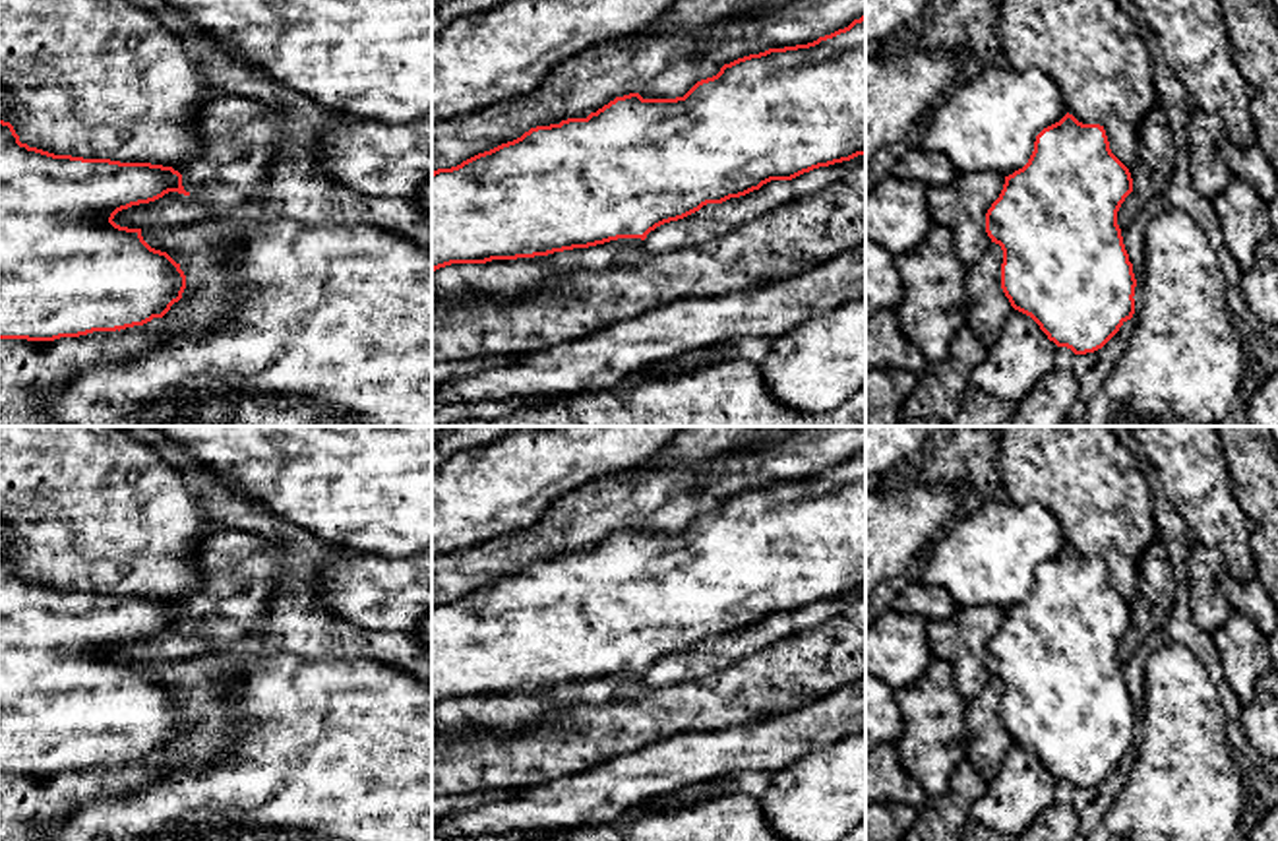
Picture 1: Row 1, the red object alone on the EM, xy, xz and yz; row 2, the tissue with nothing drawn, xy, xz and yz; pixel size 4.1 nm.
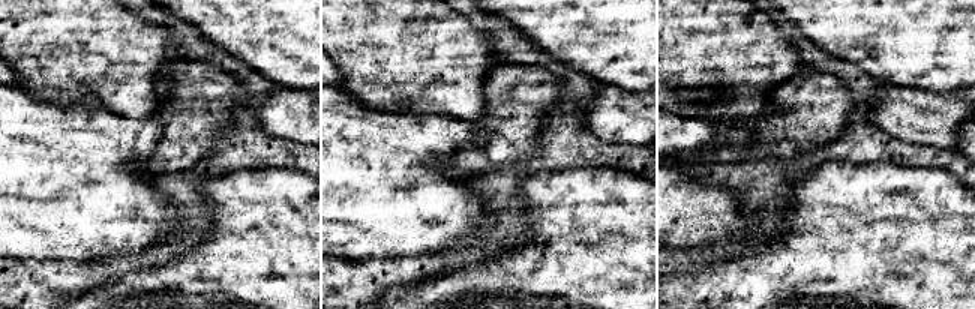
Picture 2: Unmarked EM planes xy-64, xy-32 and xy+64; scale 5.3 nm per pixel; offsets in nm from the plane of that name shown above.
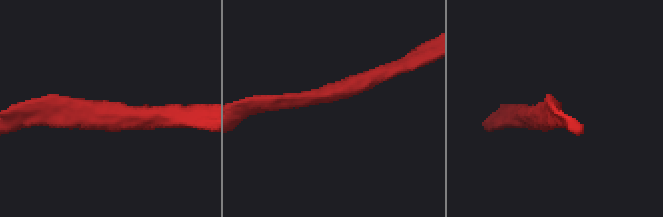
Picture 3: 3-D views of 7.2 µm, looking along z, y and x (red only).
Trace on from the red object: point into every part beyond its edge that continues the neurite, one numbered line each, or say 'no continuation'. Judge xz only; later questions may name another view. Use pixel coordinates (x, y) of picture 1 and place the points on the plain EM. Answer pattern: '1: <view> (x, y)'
no continuation

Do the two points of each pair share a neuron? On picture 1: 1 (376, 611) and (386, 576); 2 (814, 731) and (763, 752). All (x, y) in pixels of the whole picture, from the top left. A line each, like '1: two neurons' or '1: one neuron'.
1: one neuron
2: one neuron

